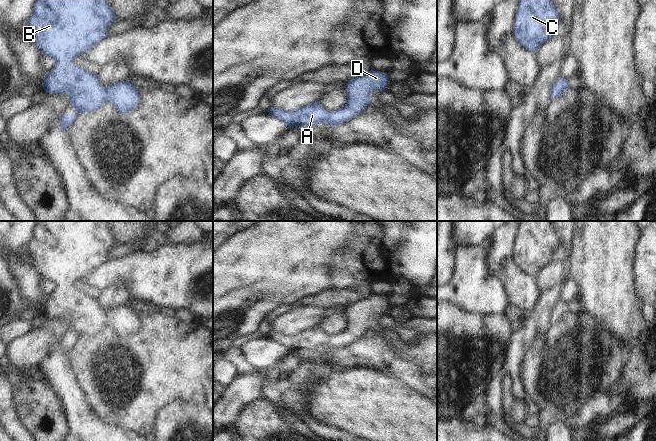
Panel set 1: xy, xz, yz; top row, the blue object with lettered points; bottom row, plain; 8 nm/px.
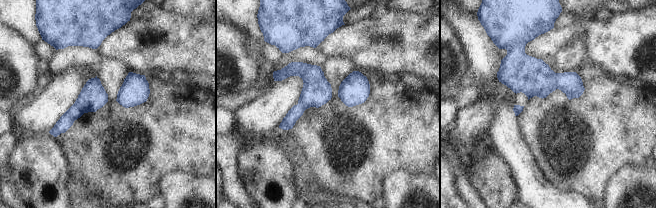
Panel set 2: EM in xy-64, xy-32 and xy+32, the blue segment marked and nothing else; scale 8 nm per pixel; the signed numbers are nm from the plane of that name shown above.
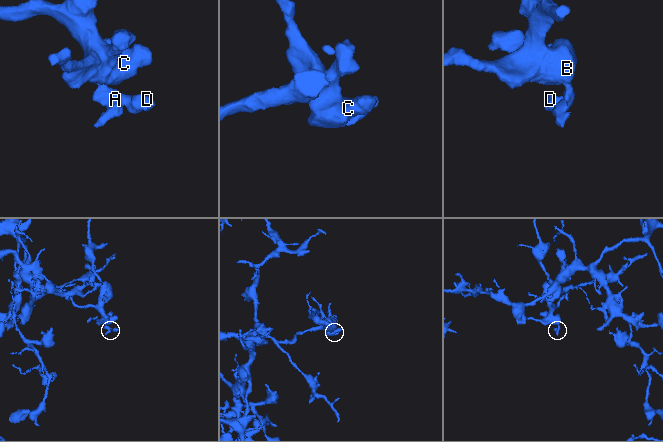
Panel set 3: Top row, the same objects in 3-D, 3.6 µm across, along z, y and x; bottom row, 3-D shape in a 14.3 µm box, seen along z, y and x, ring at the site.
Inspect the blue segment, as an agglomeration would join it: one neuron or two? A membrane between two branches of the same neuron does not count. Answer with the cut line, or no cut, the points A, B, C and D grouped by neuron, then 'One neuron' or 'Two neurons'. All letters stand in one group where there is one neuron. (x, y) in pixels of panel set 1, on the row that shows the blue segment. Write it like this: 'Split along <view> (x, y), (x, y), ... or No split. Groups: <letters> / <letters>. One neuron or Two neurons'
No split. Groups: A B C D. One neuron

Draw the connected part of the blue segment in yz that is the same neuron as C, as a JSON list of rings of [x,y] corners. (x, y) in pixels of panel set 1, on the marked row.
[[[520,0],[512,32],[521,46],[536,51],[552,37],[552,30],[559,21],[560,16],[552,0]]]

